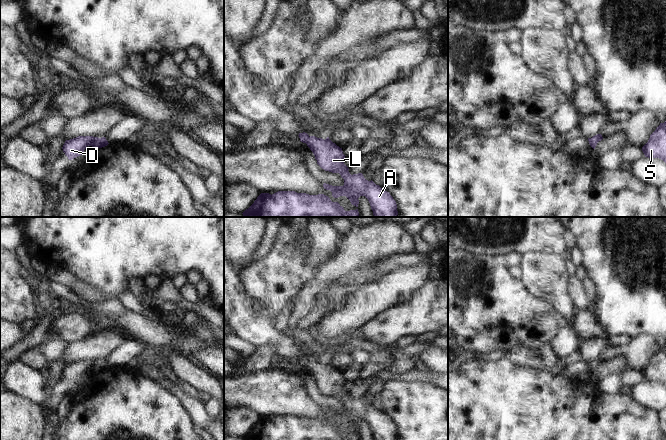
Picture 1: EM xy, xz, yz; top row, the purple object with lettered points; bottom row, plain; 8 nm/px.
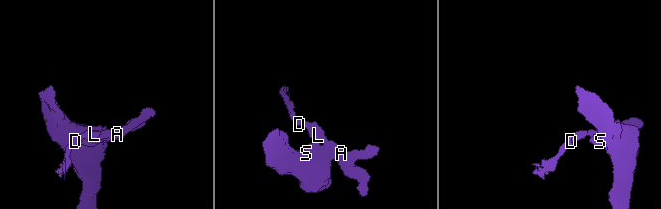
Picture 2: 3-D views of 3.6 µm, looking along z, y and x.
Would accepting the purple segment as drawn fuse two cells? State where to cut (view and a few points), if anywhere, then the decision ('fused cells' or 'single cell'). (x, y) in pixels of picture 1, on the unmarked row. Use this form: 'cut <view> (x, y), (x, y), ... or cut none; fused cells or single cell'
cut none; single cell

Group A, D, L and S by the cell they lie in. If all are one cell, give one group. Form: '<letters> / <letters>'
A D L S

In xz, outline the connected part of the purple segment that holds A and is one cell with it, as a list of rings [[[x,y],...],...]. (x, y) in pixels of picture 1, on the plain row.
[[[299,357],[300,365],[306,367],[313,376],[317,388],[332,397],[339,397],[344,403],[343,410],[332,410],[324,407],[323,411],[332,416],[334,422],[346,420],[352,429],[358,431],[360,420],[365,420],[371,430],[374,440],[397,440],[397,428],[389,416],[368,405],[362,397],[349,397],[349,392],[344,388],[345,379],[342,372],[333,367],[329,361],[325,364],[307,357]]]

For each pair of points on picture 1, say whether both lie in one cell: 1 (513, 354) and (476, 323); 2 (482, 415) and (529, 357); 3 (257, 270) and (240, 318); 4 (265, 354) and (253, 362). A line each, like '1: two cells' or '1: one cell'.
1: two cells
2: two cells
3: two cells
4: one cell

